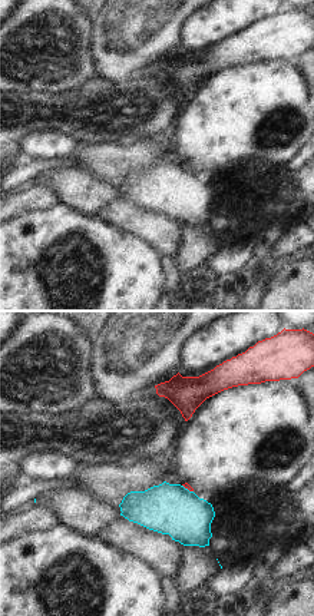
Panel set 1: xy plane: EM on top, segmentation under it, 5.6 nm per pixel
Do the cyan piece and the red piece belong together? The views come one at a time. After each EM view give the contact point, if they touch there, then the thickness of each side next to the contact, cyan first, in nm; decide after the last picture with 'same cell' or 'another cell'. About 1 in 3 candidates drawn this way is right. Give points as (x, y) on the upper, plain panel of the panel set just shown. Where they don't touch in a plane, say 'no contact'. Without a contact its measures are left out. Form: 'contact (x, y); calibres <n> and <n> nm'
contact (187, 168); calibres 280 and 30 nm

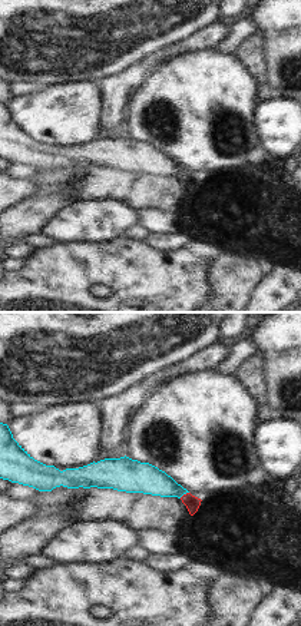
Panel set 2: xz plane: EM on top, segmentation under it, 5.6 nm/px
contact (184, 172); calibres 180 and 90 nm

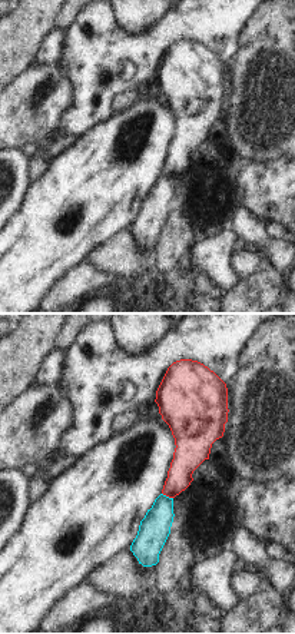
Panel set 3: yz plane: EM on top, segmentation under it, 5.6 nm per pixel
contact (168, 176); calibres 170 and 160 nm

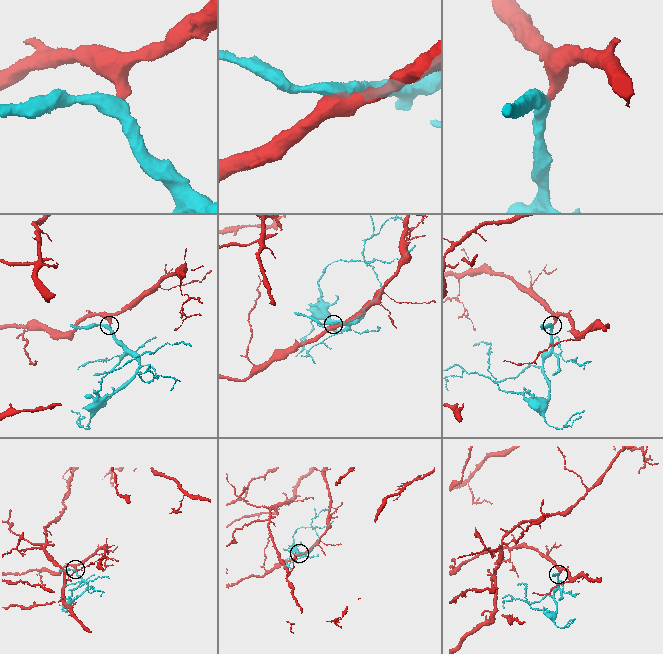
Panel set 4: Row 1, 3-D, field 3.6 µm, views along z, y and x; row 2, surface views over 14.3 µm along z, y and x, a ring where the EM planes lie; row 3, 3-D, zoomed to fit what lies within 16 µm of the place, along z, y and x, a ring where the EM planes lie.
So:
another cell

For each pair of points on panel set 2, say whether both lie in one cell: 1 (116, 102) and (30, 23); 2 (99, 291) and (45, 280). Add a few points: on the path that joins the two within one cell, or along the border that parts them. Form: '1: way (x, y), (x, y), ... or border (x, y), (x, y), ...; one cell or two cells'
1: border (132, 65), (121, 72), (108, 75), (102, 80); two cells
2: border (92, 288), (105, 285), (112, 294); two cells

